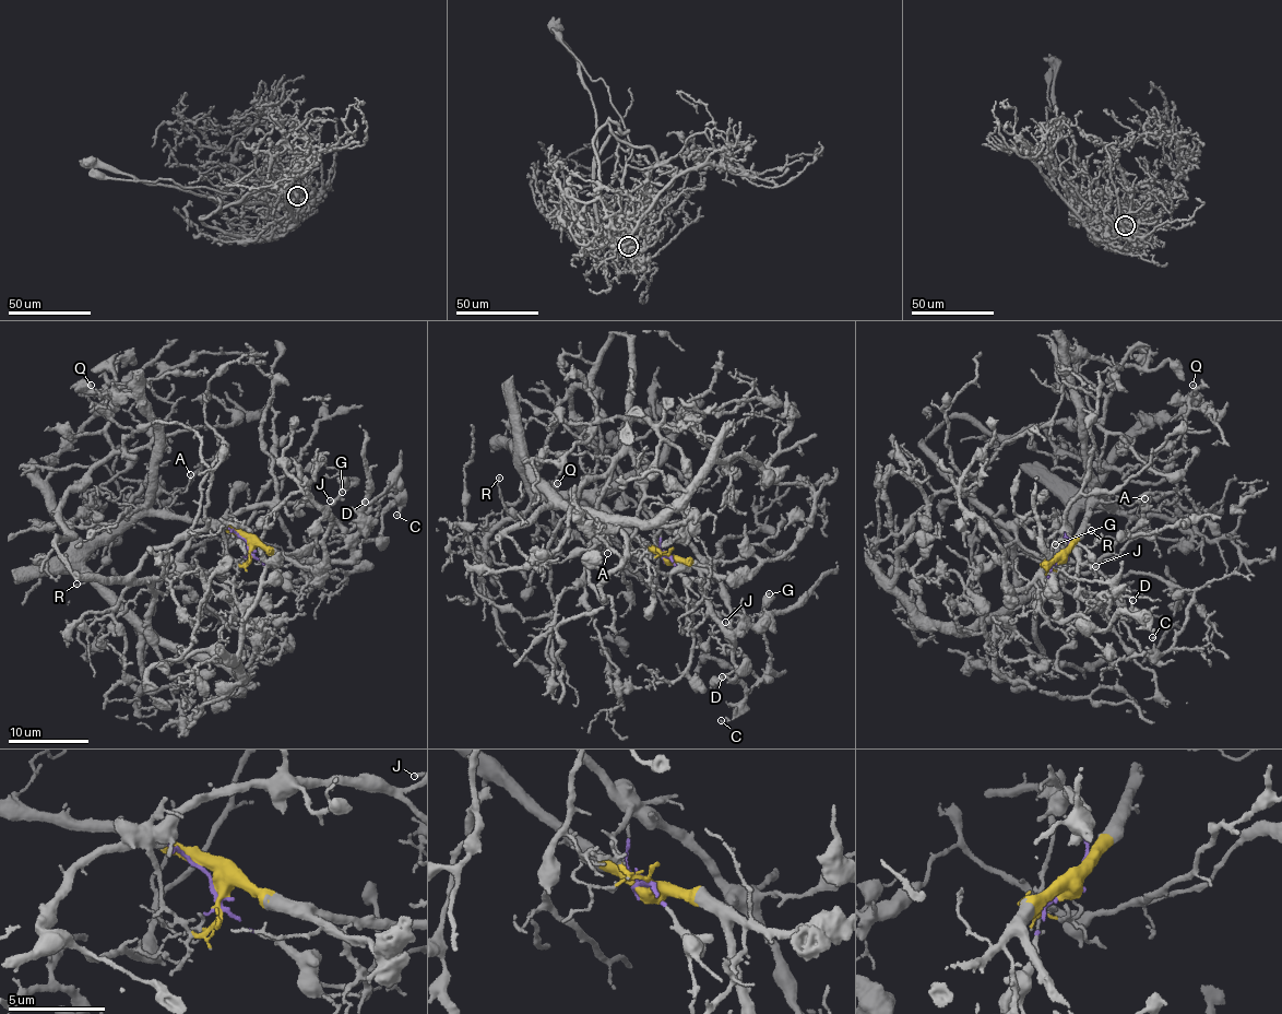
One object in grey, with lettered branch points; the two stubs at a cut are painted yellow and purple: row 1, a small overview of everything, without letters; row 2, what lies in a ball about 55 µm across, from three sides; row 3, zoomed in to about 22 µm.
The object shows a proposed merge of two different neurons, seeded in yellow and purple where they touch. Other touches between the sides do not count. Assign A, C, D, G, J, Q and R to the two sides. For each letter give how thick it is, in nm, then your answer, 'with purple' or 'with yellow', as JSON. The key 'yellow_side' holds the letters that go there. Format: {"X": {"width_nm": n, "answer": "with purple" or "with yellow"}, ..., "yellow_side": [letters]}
{"A": {"width_nm": 130, "answer": "with yellow"}, "C": {"width_nm": 110, "answer": "with yellow"}, "D": {"width_nm": 130, "answer": "with purple"}, "G": {"width_nm": 140, "answer": "with purple"}, "J": {"width_nm": 140, "answer": "with purple"}, "Q": {"width_nm": 120, "answer": "with yellow"}, "R": {"width_nm": 120, "answer": "with yellow"}, "yellow_side": ["A", "C", "Q", "R"]}

